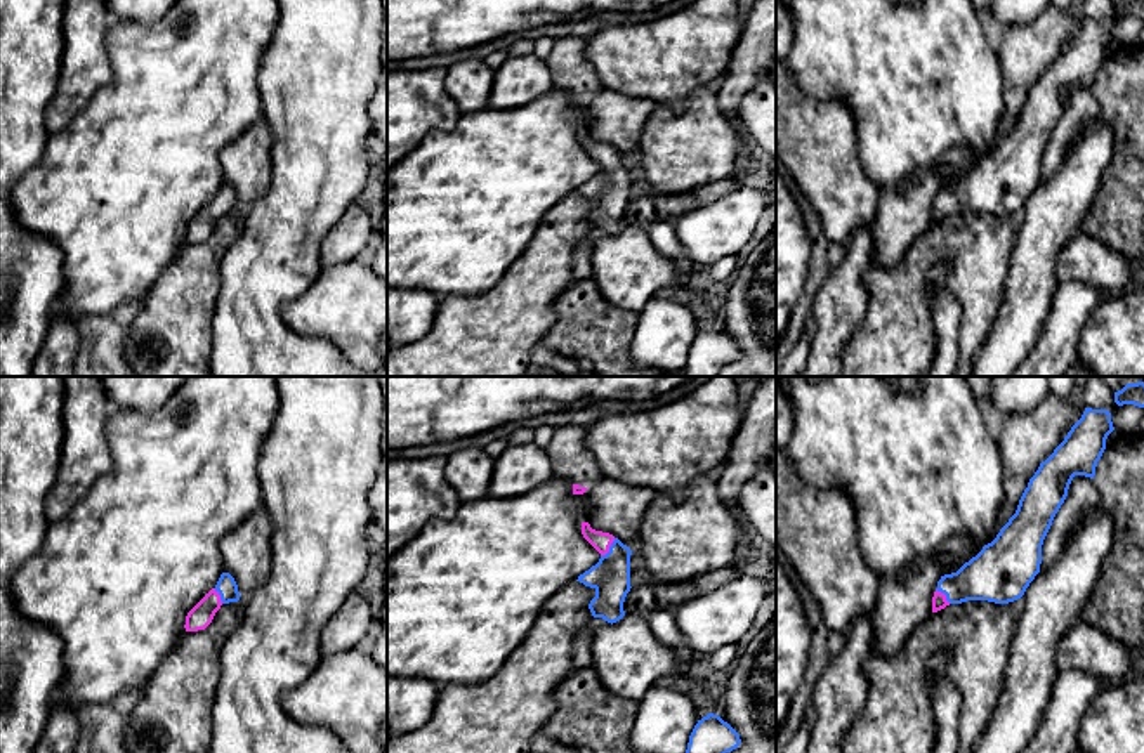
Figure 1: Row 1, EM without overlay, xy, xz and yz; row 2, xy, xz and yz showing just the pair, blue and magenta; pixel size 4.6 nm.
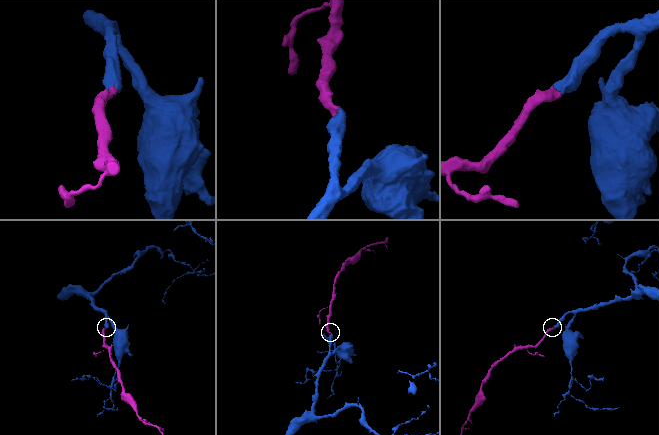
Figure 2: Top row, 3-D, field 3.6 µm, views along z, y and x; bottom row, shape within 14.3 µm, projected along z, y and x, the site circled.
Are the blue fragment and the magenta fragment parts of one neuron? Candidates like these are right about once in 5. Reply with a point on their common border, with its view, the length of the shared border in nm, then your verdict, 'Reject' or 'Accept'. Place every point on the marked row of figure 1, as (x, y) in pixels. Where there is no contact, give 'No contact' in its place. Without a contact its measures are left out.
Touches blue at xz (610, 549). Shared border 110 nm. Accept

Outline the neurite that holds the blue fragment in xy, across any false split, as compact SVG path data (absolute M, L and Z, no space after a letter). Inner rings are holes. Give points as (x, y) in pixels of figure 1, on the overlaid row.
M222 573L217 585L187 612L186 632L205 630L222 604L238 602L240 592L234 578Z

